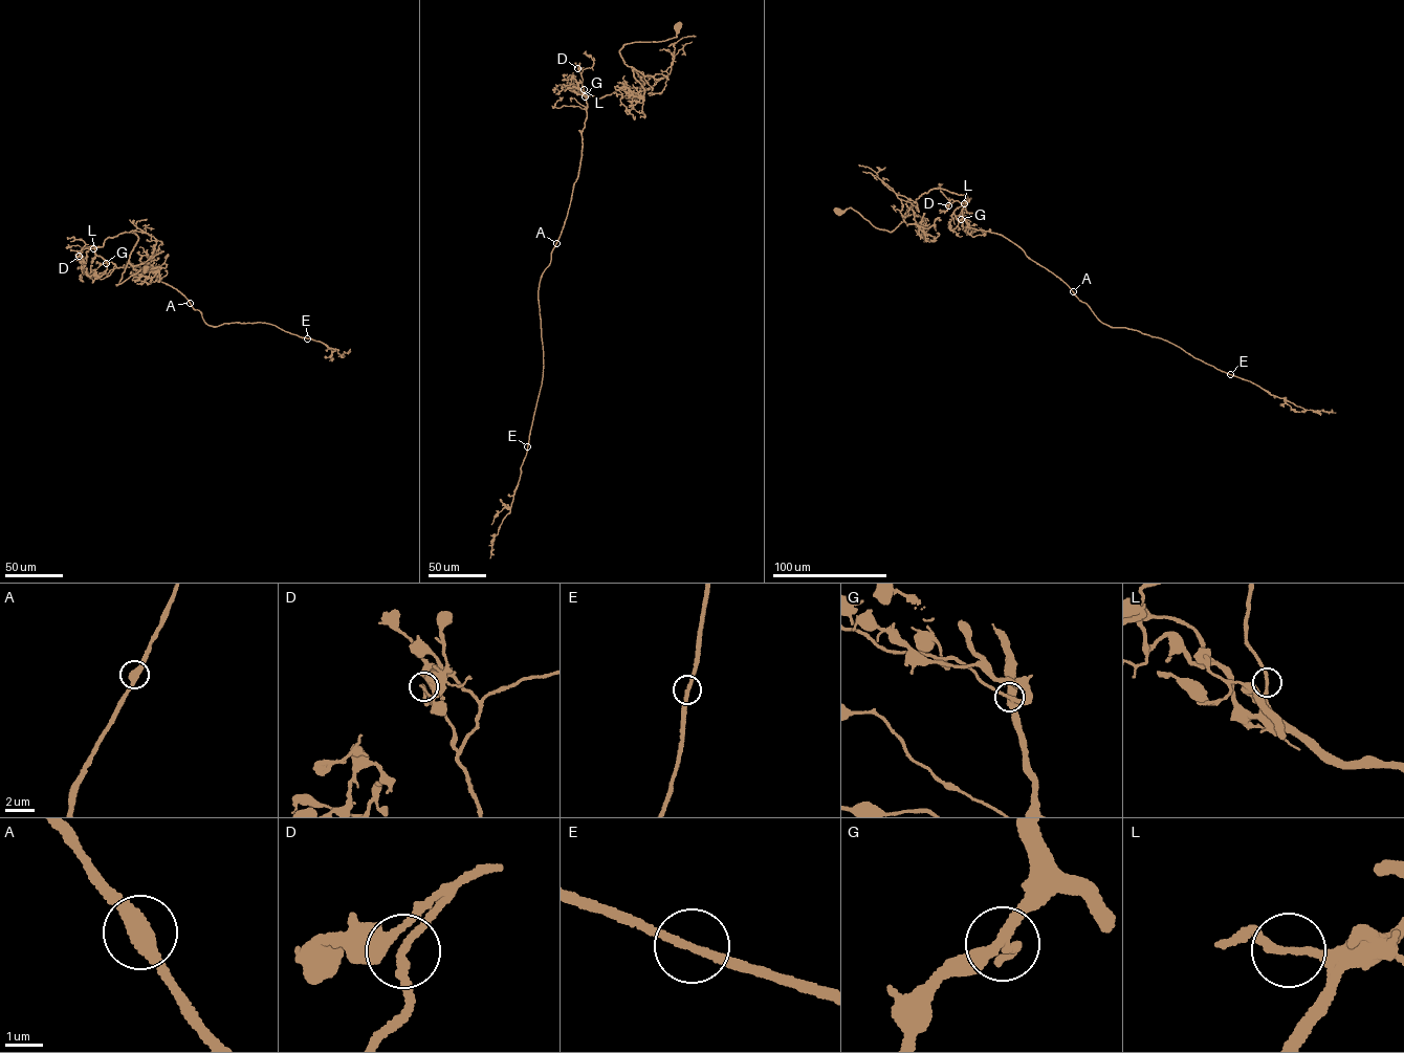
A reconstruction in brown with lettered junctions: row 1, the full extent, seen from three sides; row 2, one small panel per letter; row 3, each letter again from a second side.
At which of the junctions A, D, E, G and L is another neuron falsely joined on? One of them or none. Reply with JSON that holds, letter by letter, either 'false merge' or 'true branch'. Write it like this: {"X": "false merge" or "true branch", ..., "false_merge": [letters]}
{"A": "true branch", "D": "true branch", "E": "true branch", "G": "true branch", "L": "true branch", "false_merge": []}

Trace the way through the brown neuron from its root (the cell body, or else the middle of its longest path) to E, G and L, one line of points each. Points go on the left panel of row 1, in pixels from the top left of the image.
E: (145, 268), (116, 285), (135, 233), (94, 248), (117, 267), (153, 272), (209, 325), (265, 322), (307, 338)
G: (145, 268), (148, 263), (116, 285), (138, 239), (133, 233), (108, 237), (95, 248), (106, 263)
L: (145, 268), (148, 263), (116, 285), (138, 239), (135, 233), (125, 232), (108, 237), (103, 245), (94, 248)

